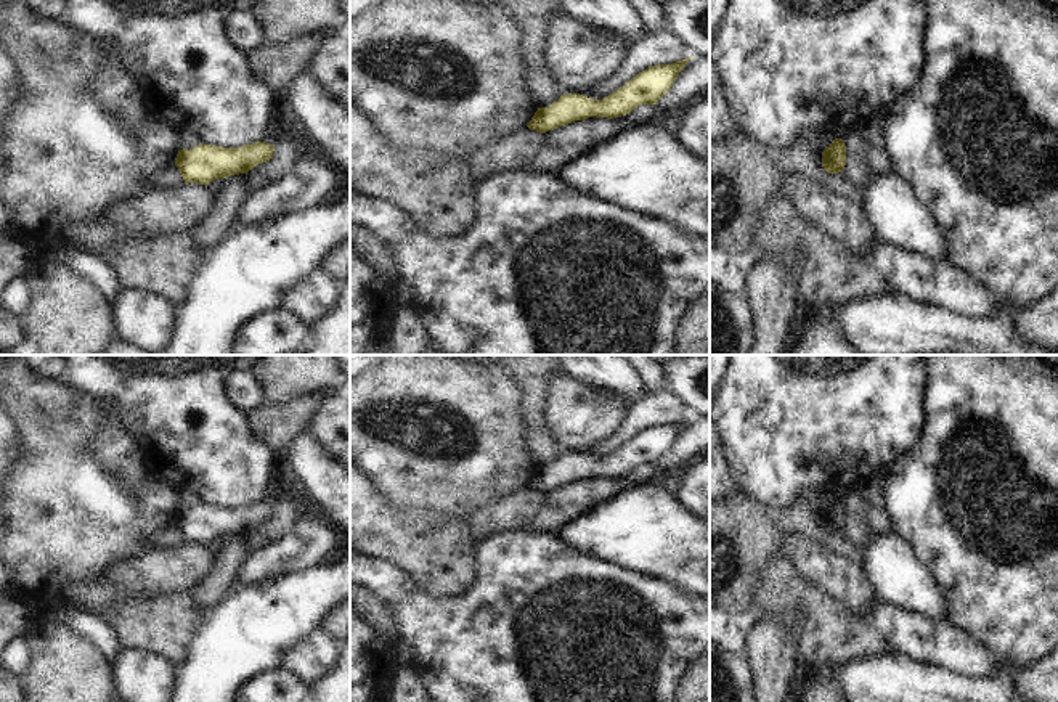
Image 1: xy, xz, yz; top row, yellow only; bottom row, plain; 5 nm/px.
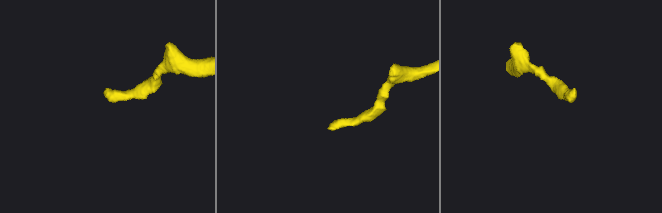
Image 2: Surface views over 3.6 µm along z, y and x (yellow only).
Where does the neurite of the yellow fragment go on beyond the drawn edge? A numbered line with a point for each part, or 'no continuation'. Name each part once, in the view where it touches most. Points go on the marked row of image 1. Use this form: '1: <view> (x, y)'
no continuation

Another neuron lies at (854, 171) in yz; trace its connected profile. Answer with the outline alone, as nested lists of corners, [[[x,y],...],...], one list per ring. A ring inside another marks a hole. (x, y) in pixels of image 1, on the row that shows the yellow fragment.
[[[857,127],[844,133],[841,140],[846,146],[846,165],[841,170],[843,177],[859,188],[869,185],[875,173],[865,167],[862,154],[872,148],[870,143],[861,137]]]

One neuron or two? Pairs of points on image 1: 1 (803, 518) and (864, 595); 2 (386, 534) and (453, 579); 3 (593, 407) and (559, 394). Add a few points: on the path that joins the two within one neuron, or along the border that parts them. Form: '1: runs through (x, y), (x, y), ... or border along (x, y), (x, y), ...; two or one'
1: border along (795, 532), (806, 534), (837, 555), (858, 563); two
2: runs through (402, 535), (437, 567); one
3: runs through (585, 407), (572, 407), (567, 402); one

